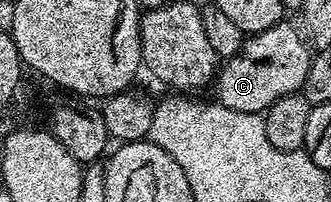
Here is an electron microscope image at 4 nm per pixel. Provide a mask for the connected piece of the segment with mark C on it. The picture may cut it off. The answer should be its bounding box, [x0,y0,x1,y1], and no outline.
[212,21,312,113]

